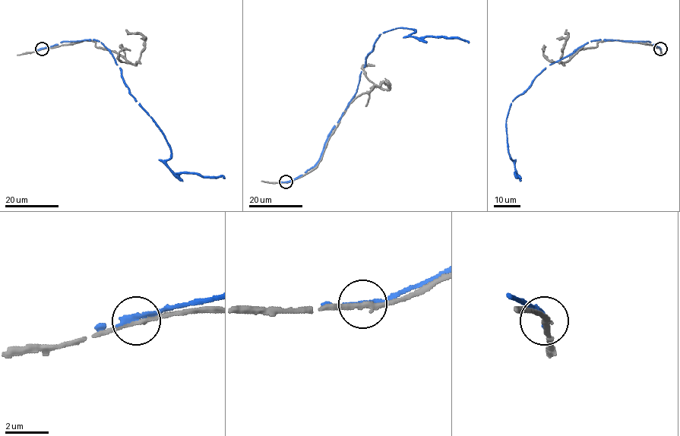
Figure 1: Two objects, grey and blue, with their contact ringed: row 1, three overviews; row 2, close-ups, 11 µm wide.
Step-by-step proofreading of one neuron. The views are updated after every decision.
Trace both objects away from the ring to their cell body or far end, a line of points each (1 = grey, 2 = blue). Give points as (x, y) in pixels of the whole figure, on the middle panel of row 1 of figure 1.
1: (286, 181), (292, 181), (314, 169), (345, 108), (356, 97), (383, 82), (389, 88), (369, 88)
2: (286, 181), (319, 159), (380, 34), (405, 27), (415, 30), (410, 36), (469, 42)

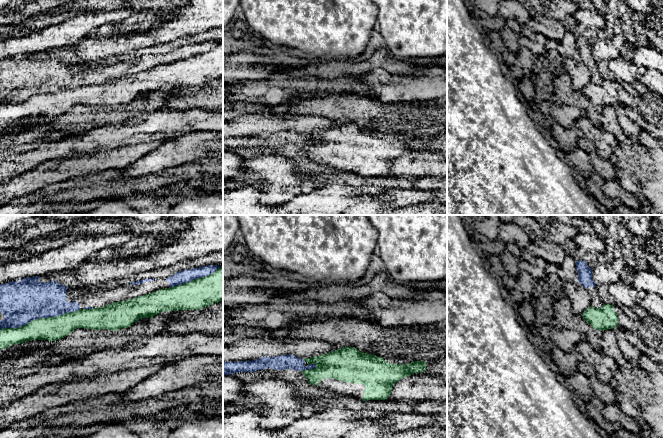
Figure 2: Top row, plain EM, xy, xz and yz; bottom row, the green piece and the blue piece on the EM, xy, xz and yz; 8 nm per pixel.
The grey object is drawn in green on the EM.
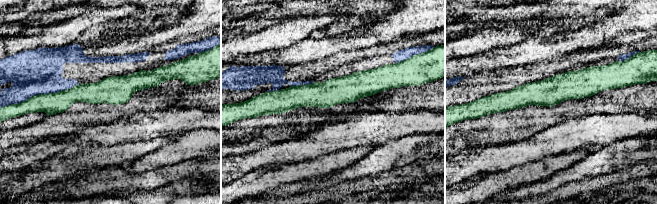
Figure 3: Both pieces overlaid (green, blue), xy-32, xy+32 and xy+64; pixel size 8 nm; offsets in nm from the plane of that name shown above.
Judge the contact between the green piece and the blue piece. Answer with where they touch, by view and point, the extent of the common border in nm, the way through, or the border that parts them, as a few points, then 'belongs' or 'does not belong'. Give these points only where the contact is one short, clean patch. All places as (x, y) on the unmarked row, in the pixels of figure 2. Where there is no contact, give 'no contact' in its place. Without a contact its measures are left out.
meets green in xy at (39, 94); contact 650 nm long; does not belong

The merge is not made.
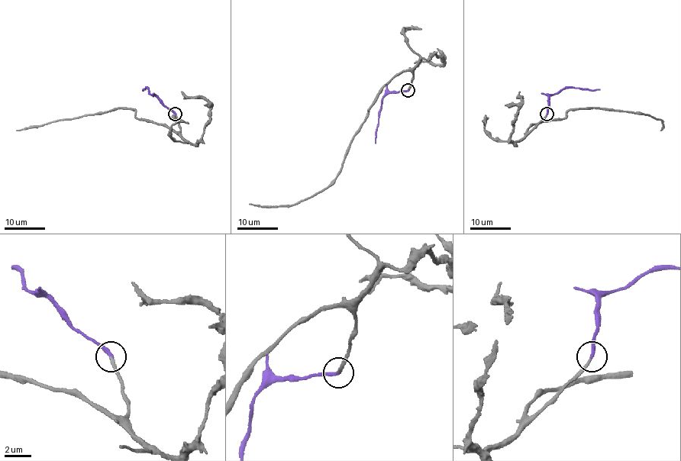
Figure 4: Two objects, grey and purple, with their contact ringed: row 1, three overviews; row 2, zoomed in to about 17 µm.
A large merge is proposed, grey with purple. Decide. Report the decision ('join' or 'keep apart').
join

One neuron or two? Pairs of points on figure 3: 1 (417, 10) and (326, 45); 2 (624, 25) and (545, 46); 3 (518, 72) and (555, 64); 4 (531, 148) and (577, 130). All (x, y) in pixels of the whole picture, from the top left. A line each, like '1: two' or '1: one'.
1: one
2: one
3: one
4: one

